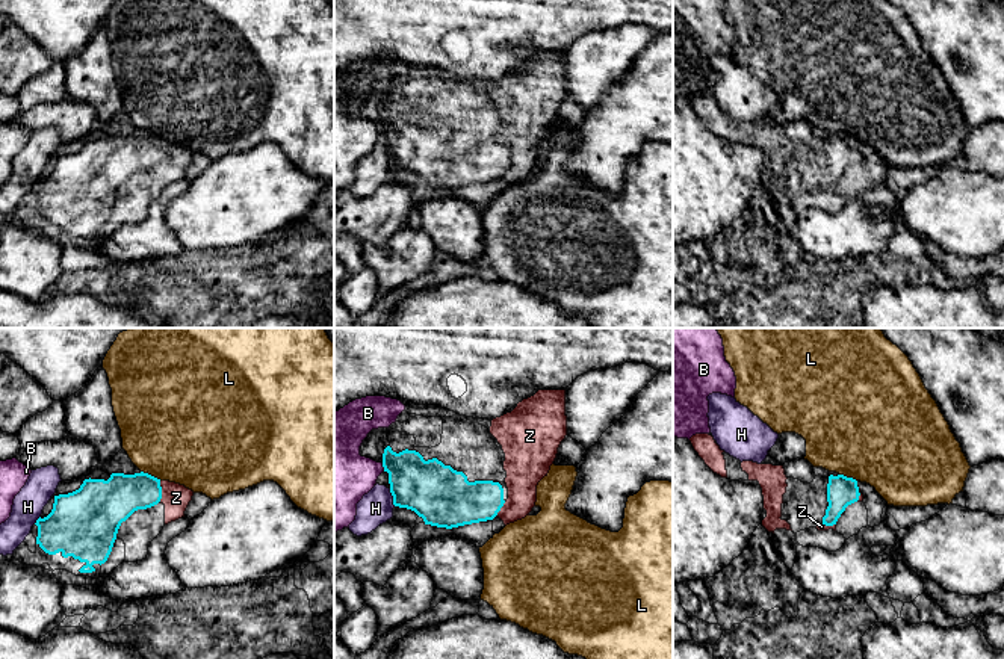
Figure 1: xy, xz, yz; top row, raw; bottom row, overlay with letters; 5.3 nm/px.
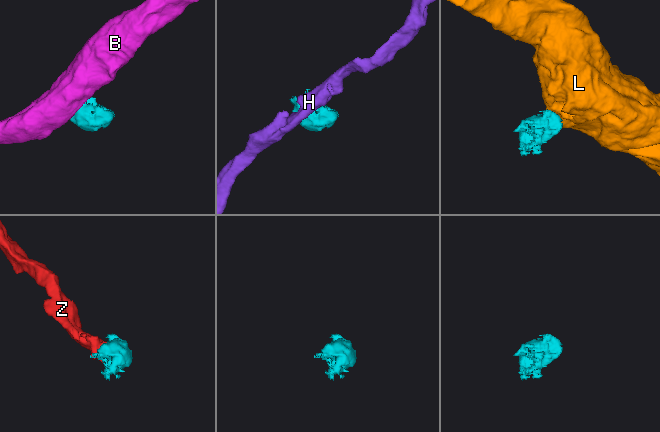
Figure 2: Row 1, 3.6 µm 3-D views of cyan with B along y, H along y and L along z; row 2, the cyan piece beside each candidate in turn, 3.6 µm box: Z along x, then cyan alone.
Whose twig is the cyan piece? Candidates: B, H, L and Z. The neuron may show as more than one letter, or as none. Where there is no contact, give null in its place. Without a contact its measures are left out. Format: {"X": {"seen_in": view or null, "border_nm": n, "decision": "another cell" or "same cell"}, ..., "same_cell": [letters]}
{"B": {"seen_in": "xz", "border_nm": 50, "decision": "another cell"}, "H": {"seen_in": "xz", "border_nm": 100, "decision": "another cell"}, "L": {"seen_in": "xy", "border_nm": 120, "decision": "another cell"}, "Z": {"seen_in": "xy", "border_nm": 110, "decision": "same cell"}, "same_cell": ["Z"]}

